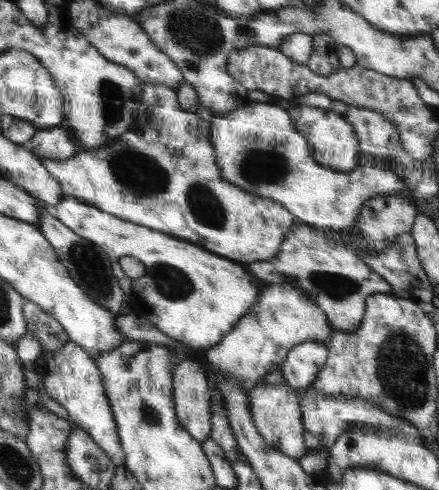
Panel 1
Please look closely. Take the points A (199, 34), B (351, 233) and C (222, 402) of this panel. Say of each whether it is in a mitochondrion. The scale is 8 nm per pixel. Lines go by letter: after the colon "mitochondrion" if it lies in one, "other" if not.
A: mitochondrion
B: other
C: other

